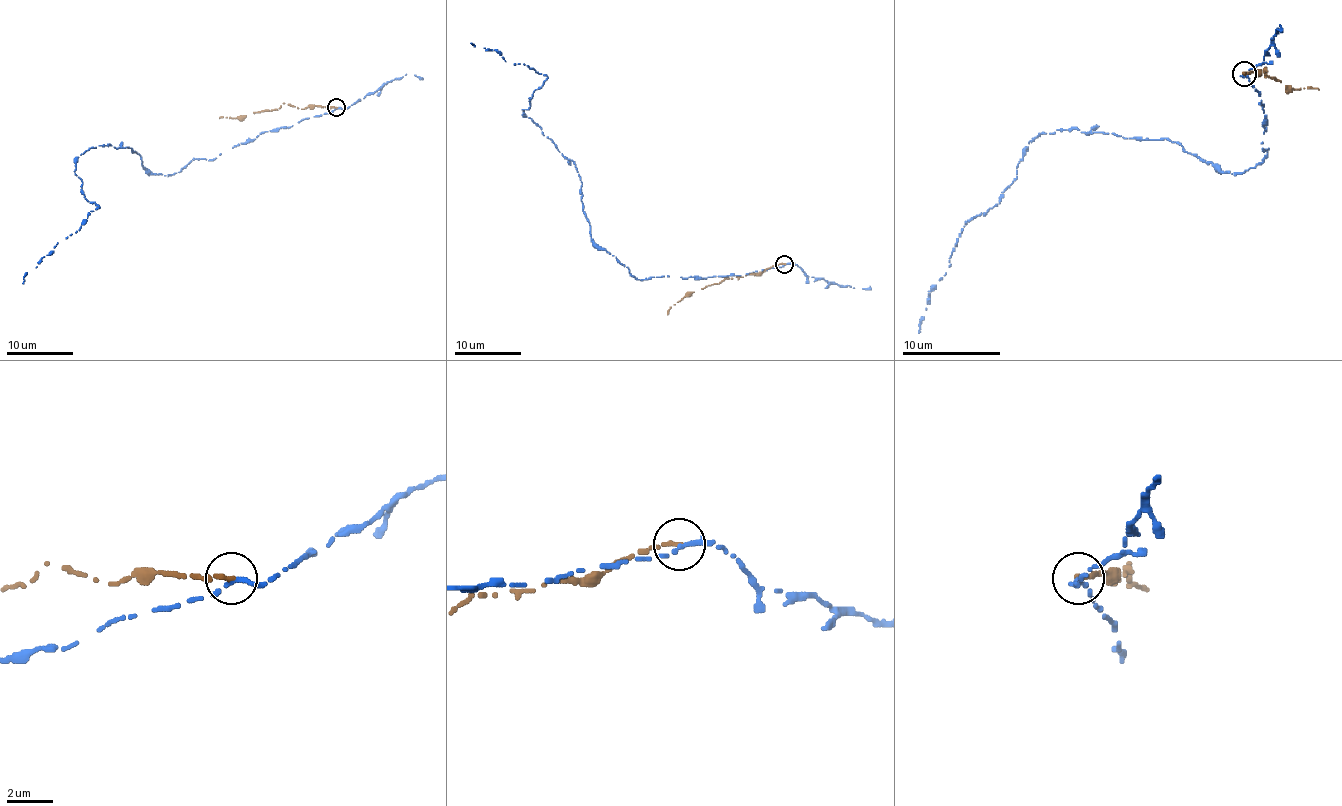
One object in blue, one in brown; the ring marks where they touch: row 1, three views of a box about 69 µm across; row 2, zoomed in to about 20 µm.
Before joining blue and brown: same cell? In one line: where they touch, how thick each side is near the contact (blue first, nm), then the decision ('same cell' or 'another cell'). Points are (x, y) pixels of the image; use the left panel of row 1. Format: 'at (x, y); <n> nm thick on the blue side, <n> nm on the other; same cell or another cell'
at (336, 107); 280 nm thick on the blue side, 190 nm on the other; another cell

